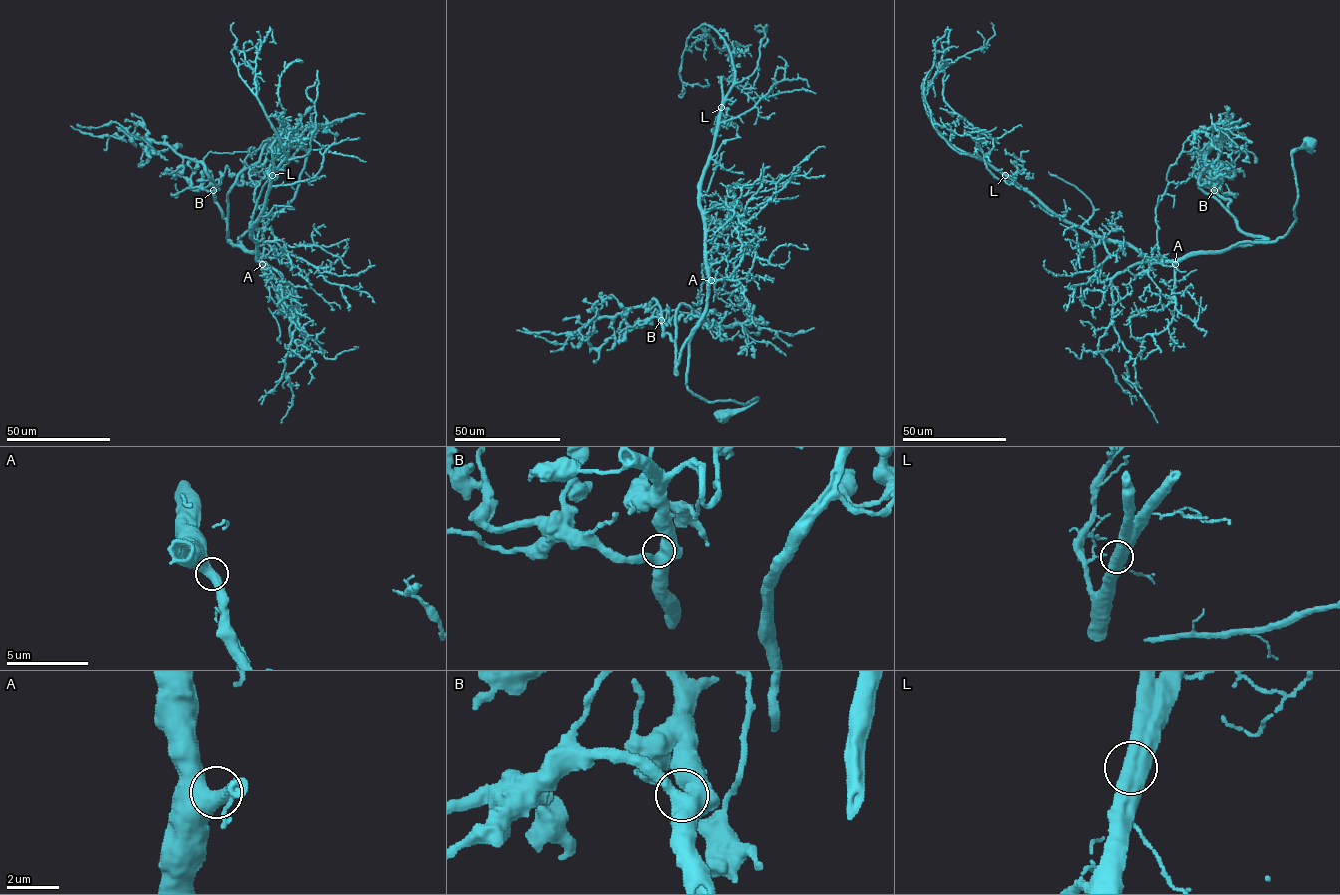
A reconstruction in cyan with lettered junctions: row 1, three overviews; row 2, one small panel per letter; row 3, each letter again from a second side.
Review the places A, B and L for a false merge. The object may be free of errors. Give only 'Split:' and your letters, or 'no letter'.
Split: no letter

